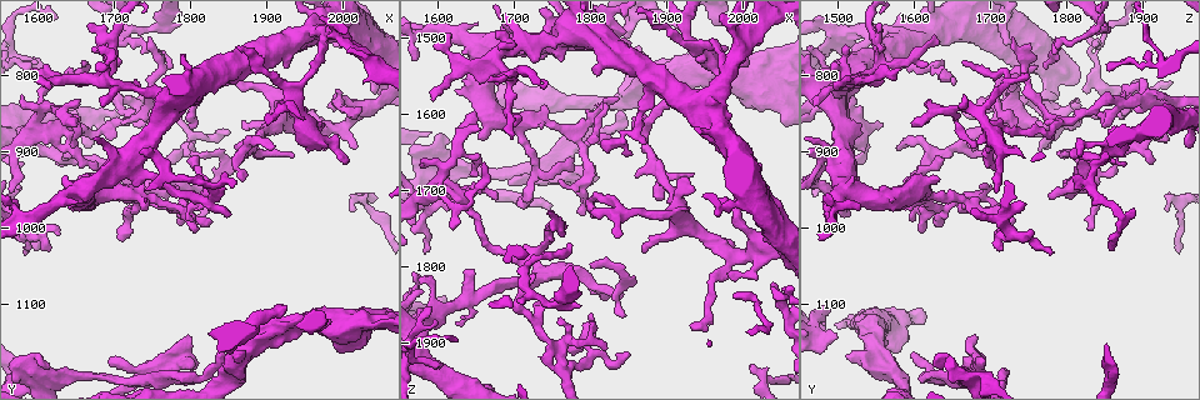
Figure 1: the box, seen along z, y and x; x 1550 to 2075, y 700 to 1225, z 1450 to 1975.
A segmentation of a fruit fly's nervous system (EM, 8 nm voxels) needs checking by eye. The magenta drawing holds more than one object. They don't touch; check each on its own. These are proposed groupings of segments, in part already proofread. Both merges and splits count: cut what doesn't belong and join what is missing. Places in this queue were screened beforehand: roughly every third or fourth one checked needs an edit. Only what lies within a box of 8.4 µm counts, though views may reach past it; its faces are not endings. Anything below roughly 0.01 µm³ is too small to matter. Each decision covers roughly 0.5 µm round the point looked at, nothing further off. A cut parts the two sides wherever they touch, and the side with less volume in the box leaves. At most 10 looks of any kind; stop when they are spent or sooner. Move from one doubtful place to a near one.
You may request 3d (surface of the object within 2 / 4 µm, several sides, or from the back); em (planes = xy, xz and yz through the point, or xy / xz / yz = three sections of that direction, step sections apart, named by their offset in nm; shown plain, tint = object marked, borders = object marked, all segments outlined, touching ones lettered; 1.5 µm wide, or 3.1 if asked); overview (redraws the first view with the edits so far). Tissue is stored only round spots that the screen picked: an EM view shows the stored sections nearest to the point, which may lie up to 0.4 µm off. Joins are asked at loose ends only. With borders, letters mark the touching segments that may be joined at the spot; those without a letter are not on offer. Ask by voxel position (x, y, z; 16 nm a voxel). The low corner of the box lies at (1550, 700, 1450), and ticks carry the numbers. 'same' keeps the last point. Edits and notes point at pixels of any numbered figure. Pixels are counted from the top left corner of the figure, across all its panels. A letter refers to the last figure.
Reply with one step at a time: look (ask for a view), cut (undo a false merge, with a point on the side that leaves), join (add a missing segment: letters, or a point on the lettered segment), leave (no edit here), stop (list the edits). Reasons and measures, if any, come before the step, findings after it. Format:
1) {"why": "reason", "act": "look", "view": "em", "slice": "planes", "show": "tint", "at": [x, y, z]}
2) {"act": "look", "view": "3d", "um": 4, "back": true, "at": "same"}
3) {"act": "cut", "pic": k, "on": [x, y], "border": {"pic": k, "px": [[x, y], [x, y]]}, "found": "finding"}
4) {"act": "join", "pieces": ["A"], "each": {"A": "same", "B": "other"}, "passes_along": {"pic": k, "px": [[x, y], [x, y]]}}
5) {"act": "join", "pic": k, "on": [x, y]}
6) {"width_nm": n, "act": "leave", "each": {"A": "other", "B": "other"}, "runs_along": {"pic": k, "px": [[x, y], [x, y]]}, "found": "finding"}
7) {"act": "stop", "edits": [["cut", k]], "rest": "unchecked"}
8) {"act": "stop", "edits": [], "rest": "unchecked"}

{"why": "an open end", "act": "look", "view": "3d", "um": 4, "at": [1750, 1190, 1720]}

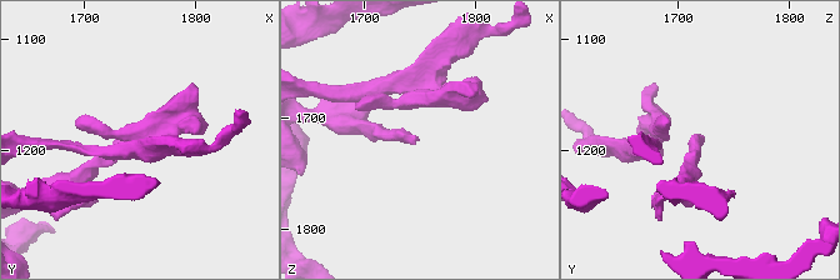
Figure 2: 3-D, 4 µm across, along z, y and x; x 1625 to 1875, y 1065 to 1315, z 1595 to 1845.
{"act": "look", "view": "em", "slice": "xz", "step": 4, "show": "borders", "at": [1748, 1186, 1720]}

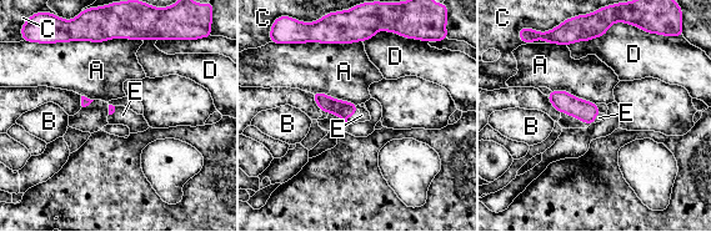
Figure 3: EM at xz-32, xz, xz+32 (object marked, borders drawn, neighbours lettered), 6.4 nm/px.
{"longest_contact_nm": ["A", 480], "act": "join", "pieces": ["E"], "each": {"A": "other", "B": "other", "C": "other", "D": "other", "E": "same"}, "passes_along": {"pic": 3, "px": [[343, 109], [351, 115], [361, 115]]}, "found": "it goes on there"}

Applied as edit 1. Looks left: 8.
{"why": "branch stops here", "act": "look", "view": "em", "slice": "planes", "show": "plain", "at": [1845, 1185, 1540]}

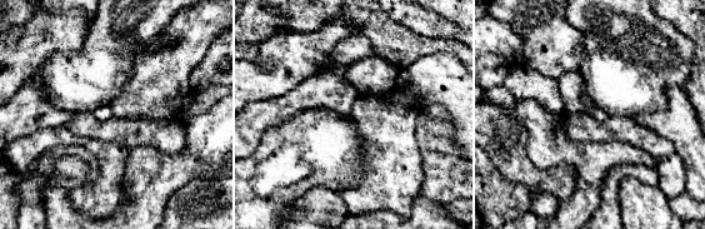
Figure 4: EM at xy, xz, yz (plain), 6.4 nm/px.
{"why": "what lies round it", "act": "look", "view": "em", "slice": "planes", "show": "borders", "at": "same"}

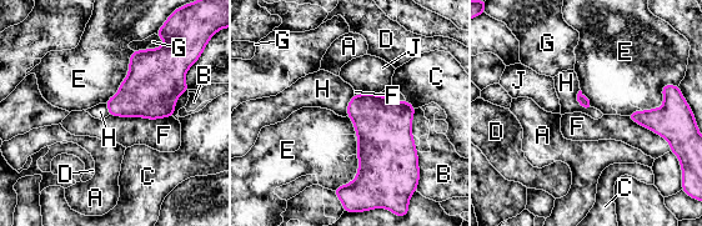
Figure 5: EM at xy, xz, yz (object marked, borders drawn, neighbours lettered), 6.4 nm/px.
{"act": "leave", "each": {"A": "other", "B": "other", "C": "other", "D": "other", "E": "other", "F": "other", "G": "other", "H": "other", "J": "other"}, "border": {"pic": 5, "px": [[580, 89], [577, 101], [588, 110]]}, "found": "none of them fits"}

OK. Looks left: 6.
{"why": "see it whole again", "act": "look", "view": "overview"}

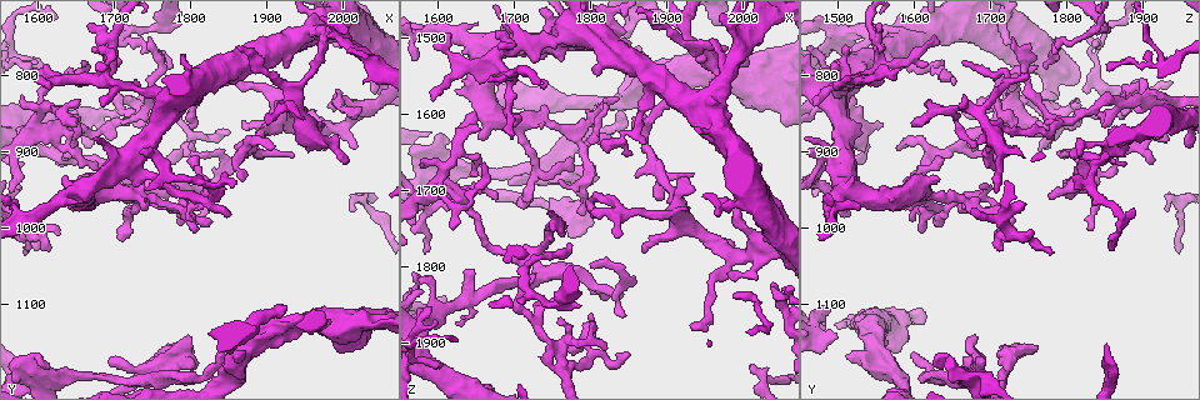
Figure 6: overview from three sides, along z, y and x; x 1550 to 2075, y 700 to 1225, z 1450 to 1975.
{"why": "free end", "act": "look", "view": "em", "slice": "planes", "show": "borders", "at": [1870, 930, 1605]}

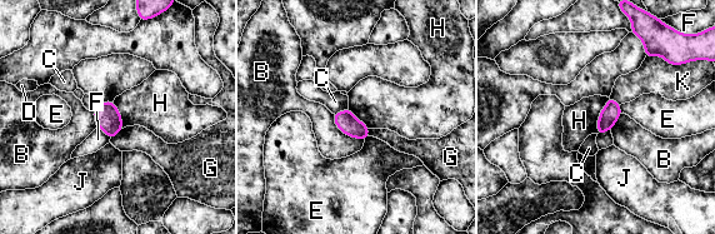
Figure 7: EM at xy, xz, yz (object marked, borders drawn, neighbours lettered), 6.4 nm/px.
{"width_nm": 120, "act": "leave", "each": {"B": "other", "C": "other", "D": "other", "E": "other", "F": "other", "G": "other", "H": "other", "J": "other", "K": "other"}, "border": {"pic": 7, "px": [[333, 114], [345, 134], [364, 139]]}, "found": "no lettered segment goes on from it"}

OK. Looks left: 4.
{"why": "free end", "act": "look", "view": "3d", "um": 4, "back": true, "at": [1615, 820, 1495]}

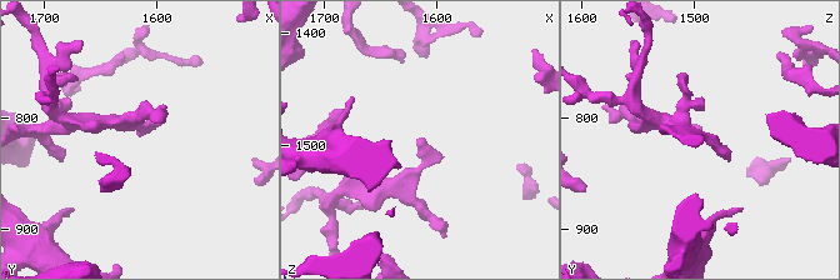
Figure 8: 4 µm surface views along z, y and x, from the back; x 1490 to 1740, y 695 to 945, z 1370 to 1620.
{"why": "need the tissue", "act": "look", "view": "em", "slice": "xy", "step": 4, "show": "tint", "at": [1614, 816, 1492]}

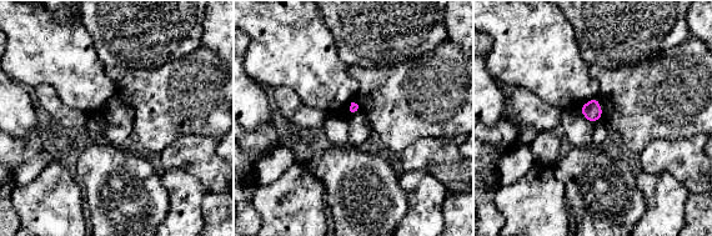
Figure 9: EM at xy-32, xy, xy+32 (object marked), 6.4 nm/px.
{"why": "another direction", "act": "look", "view": "em", "slice": "planes", "show": "borders", "at": "same"}

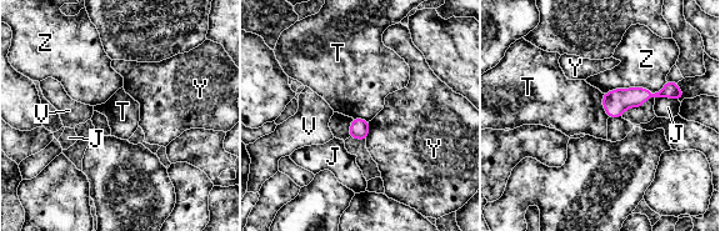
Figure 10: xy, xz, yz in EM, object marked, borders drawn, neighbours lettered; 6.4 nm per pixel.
{"longest_contact_nm": ["Z", 420], "act": "leave", "each": {"J": "other", "T": "other", "V": "other", "Y": "other", "Z": "other"}, "runs_along": {"pic": 10, "px": [[673, 95], [638, 95], [605, 103]]}, "found": "no lettered segment goes on from it"}

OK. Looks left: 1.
{"act": "stop", "edits": [["join", 3]], "rest": "unchecked"}

